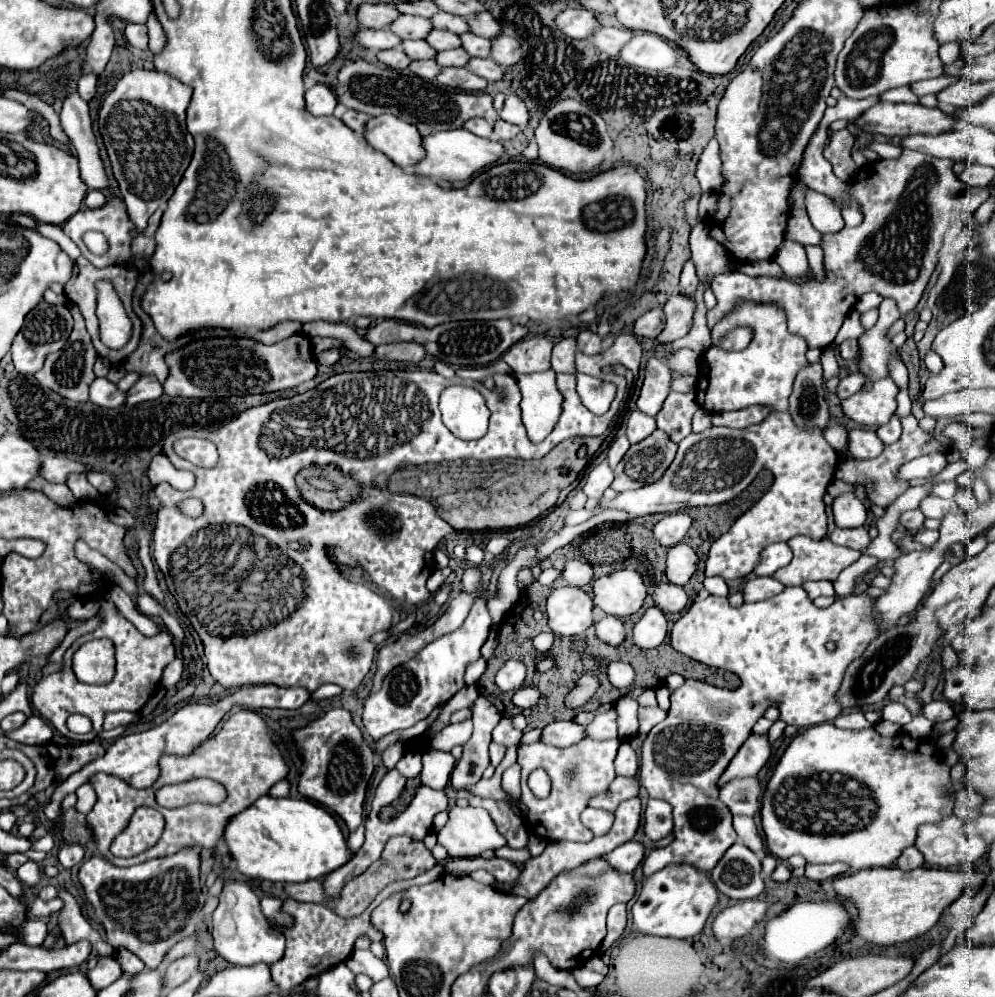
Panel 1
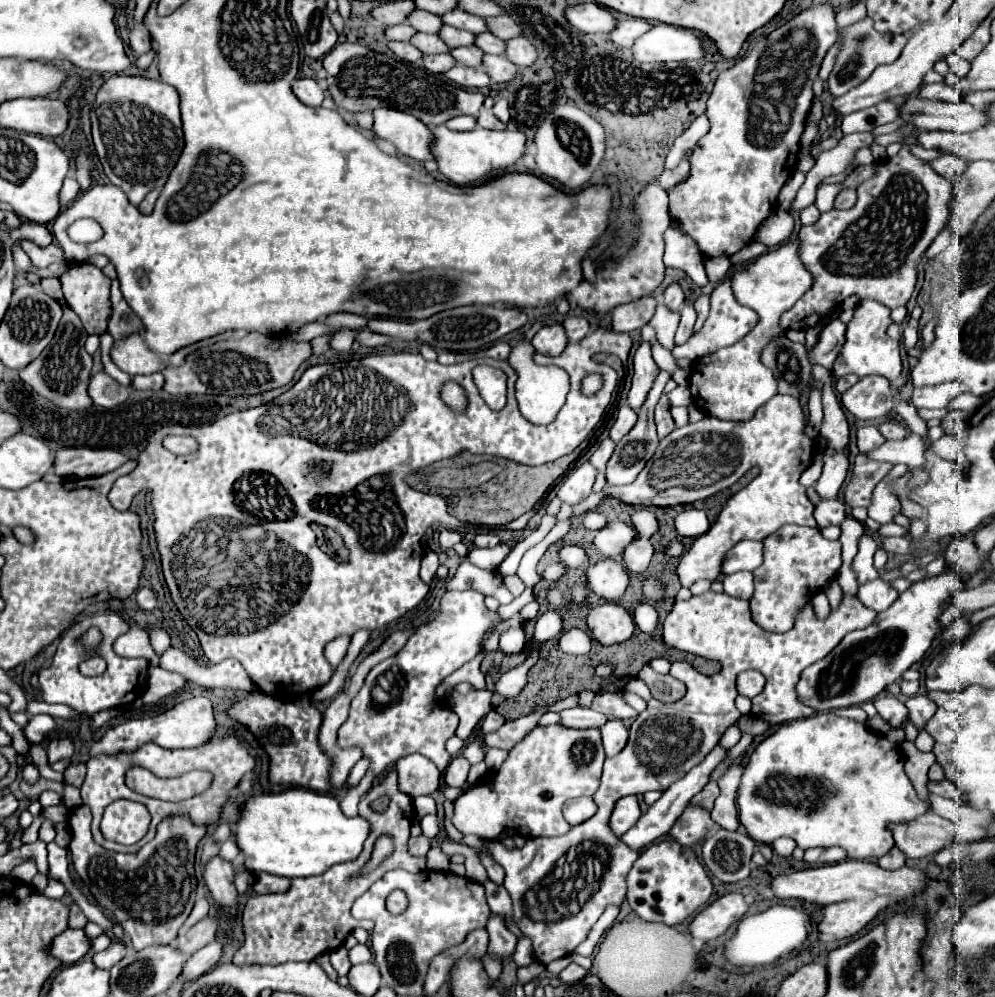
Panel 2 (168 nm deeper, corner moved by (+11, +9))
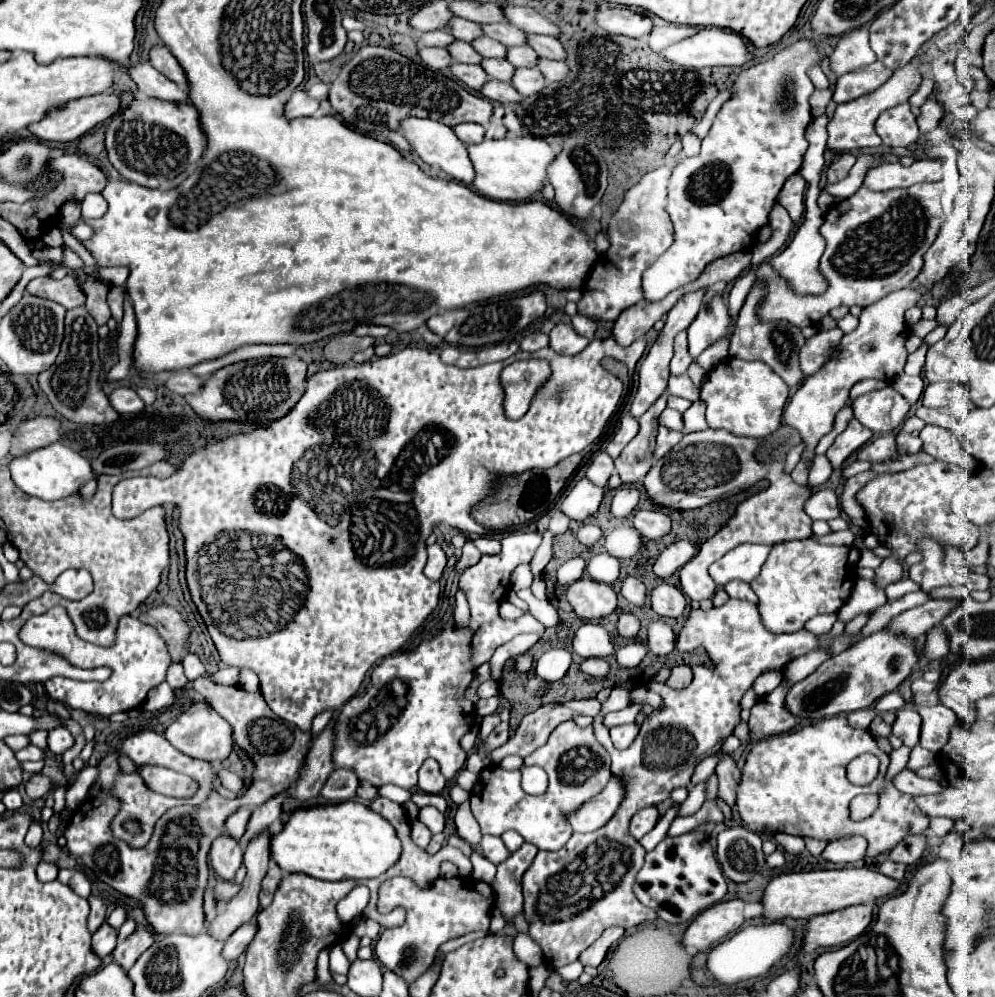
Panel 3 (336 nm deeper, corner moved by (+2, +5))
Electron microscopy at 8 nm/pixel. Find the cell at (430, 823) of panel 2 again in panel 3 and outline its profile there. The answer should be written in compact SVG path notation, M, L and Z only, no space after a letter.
M424 806L424 808L420 808L420 812L418 812L418 820L424 822L424 824L430 828L432 834L444 830L444 814L438 812L438 810L432 808L432 806Z

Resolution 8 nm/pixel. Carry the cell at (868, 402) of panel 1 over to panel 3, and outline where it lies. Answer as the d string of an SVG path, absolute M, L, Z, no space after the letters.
M892 386L868 392L854 400L854 416L872 432L886 434L894 432L912 408L906 398L902 398Z

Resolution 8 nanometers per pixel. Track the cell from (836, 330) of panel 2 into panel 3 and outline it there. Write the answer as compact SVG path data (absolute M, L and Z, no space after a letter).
M832 328L832 330L822 330L818 334L814 334L812 338L806 340L806 344L802 346L800 352L800 368L804 376L814 374L822 364L828 362L832 350L838 346L842 338L842 330L840 328Z

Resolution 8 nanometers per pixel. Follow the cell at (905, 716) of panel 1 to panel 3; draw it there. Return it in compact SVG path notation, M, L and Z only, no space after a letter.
M898 710L896 712L896 722L892 726L892 734L896 734L898 738L902 738L904 746L912 748L918 744L920 740L920 726L922 726L922 718L916 710Z

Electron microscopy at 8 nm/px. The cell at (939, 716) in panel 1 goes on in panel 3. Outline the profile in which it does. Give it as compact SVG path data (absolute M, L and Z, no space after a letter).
M938 704L938 706L920 706L918 714L922 716L922 734L920 734L920 746L938 754L944 744L950 740L950 730L958 722L956 714Z

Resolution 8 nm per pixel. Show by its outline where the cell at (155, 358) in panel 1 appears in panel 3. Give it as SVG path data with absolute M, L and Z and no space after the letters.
M112 286L108 292L108 306L110 306L112 318L116 318L116 322L122 320L122 302L124 302L124 288Z

